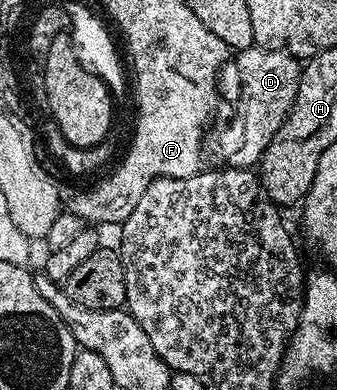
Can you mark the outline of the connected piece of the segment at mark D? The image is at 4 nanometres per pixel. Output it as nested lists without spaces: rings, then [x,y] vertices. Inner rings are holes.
[[[268,48],[238,49],[235,68],[239,71],[239,101],[231,121],[215,136],[219,156],[229,168],[254,169],[262,160],[273,134],[281,130],[293,102],[297,98],[297,86],[301,64],[288,52],[278,52]]]

